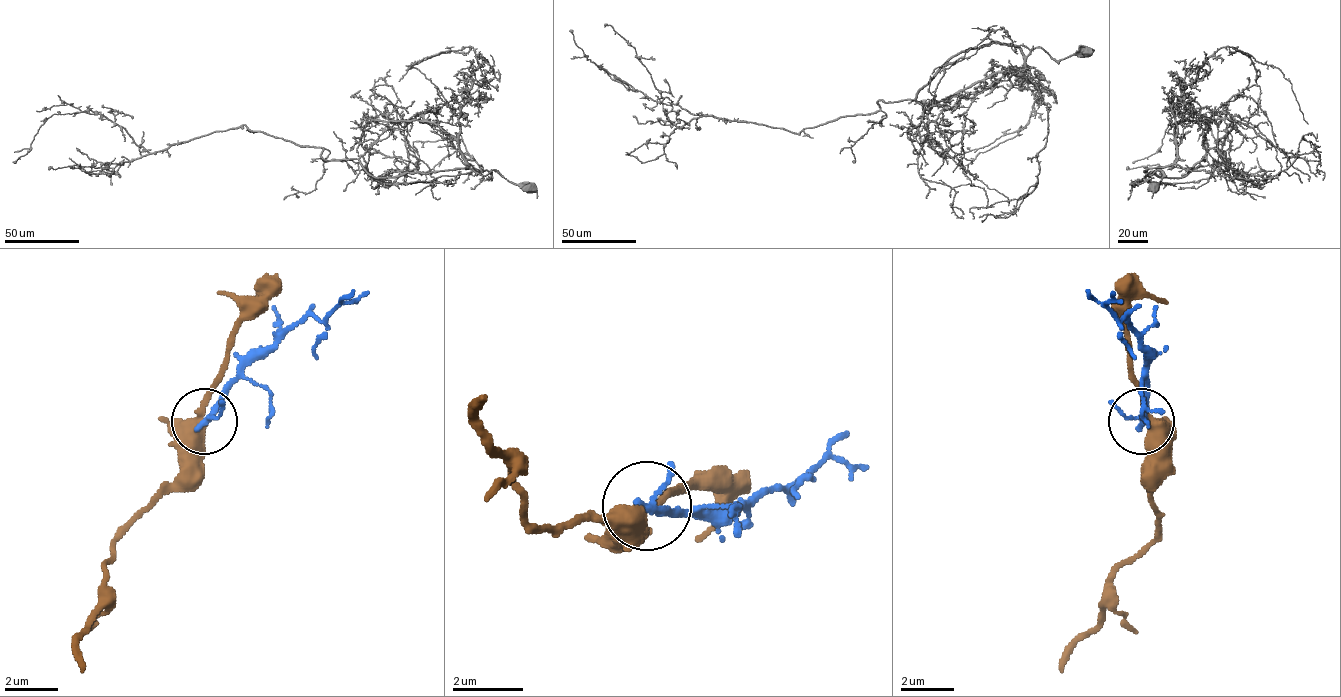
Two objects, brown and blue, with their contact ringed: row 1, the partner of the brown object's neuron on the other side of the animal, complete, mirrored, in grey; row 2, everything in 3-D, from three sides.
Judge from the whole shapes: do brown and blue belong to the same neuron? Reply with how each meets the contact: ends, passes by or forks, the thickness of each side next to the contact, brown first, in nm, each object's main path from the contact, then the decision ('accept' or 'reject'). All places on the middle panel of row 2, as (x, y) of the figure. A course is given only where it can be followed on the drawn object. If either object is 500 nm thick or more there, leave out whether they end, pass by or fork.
brown passes by | blue passes by | 440/200 nm | brown via (649, 504), (640, 513), (533, 521), (515, 468), (480, 424), (480, 397) | blue via (649, 504), (720, 513), (826, 459), (871, 468) | reject

